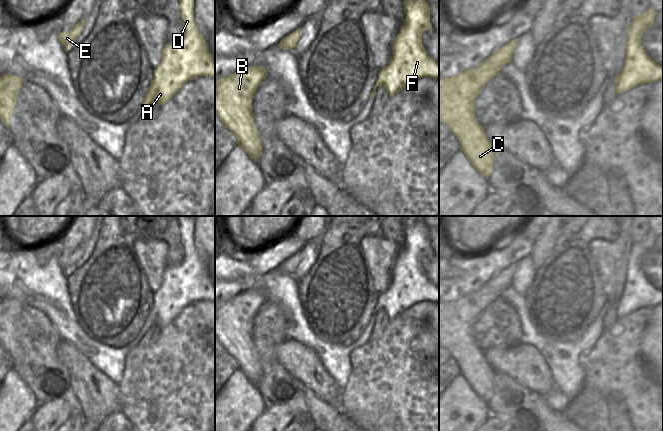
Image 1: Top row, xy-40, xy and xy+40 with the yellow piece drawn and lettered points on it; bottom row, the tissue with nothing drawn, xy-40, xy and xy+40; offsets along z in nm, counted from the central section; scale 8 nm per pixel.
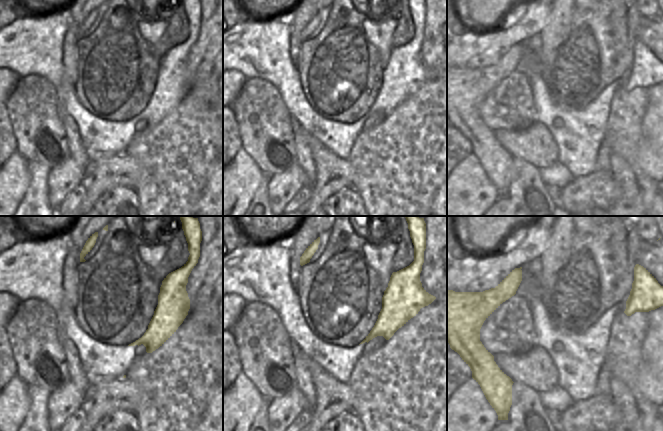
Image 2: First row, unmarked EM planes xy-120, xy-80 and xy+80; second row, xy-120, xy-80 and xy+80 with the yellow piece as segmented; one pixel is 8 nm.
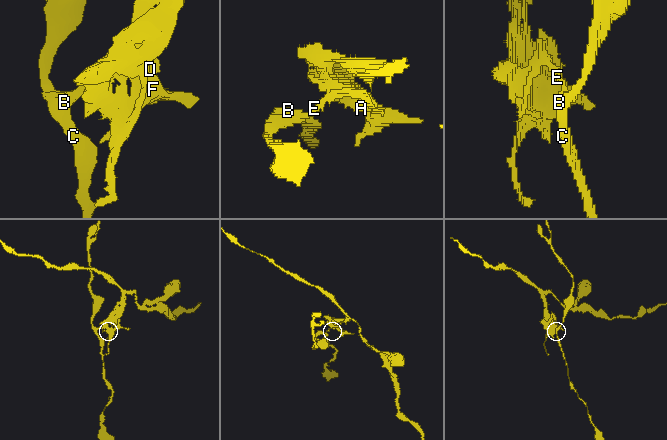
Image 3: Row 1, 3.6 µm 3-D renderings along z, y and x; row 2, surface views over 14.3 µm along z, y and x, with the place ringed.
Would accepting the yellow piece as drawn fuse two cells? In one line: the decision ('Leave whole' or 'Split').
Split

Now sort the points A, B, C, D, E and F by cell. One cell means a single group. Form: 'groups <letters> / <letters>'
groups A D E F / B C

